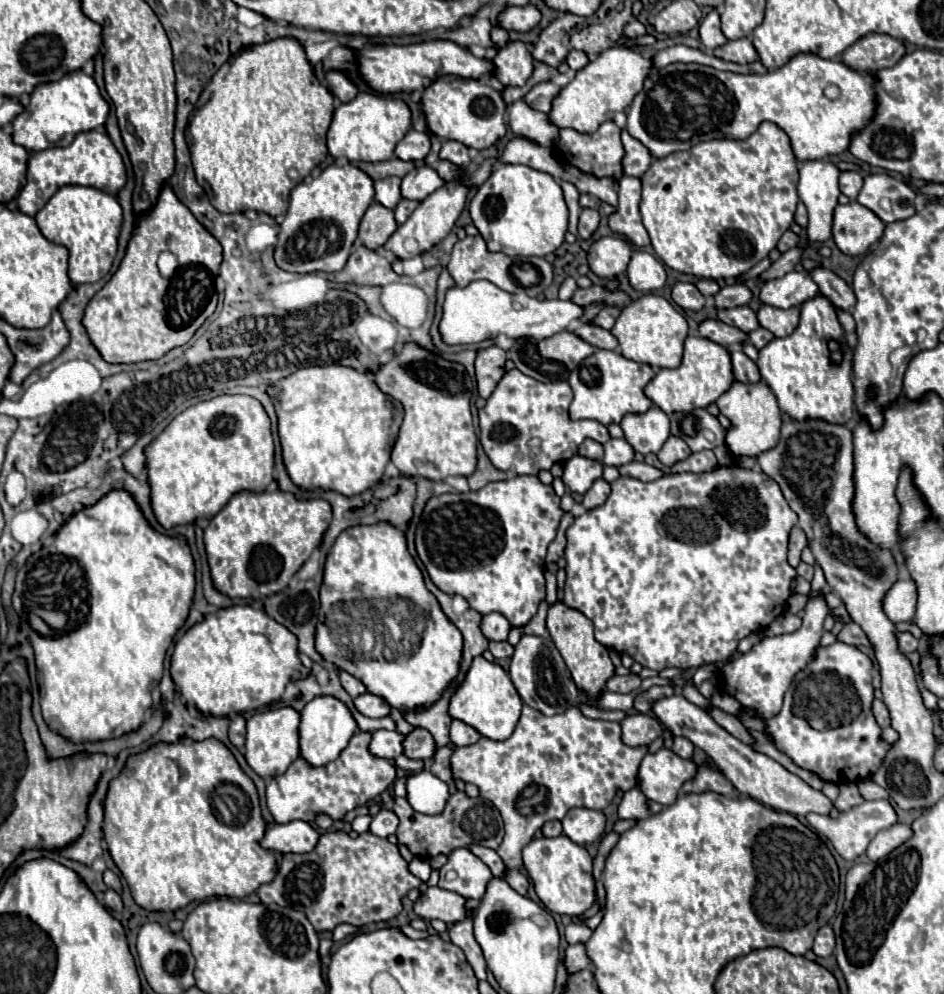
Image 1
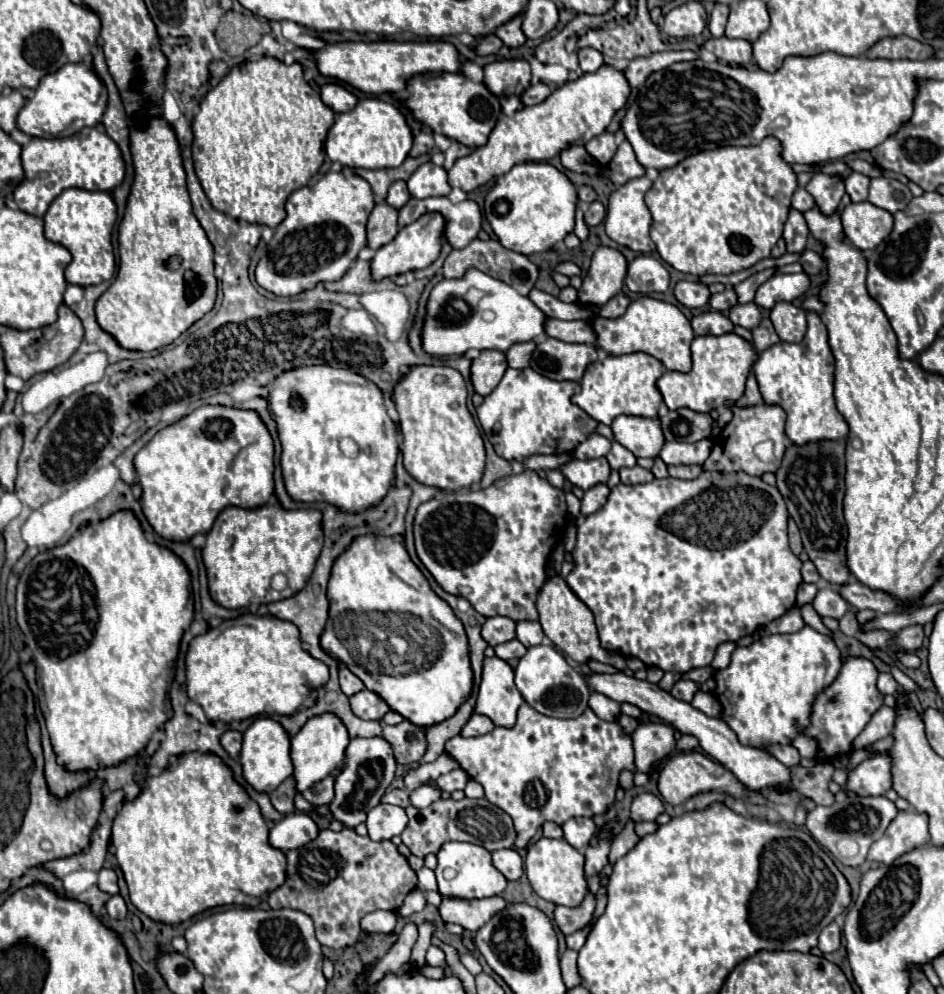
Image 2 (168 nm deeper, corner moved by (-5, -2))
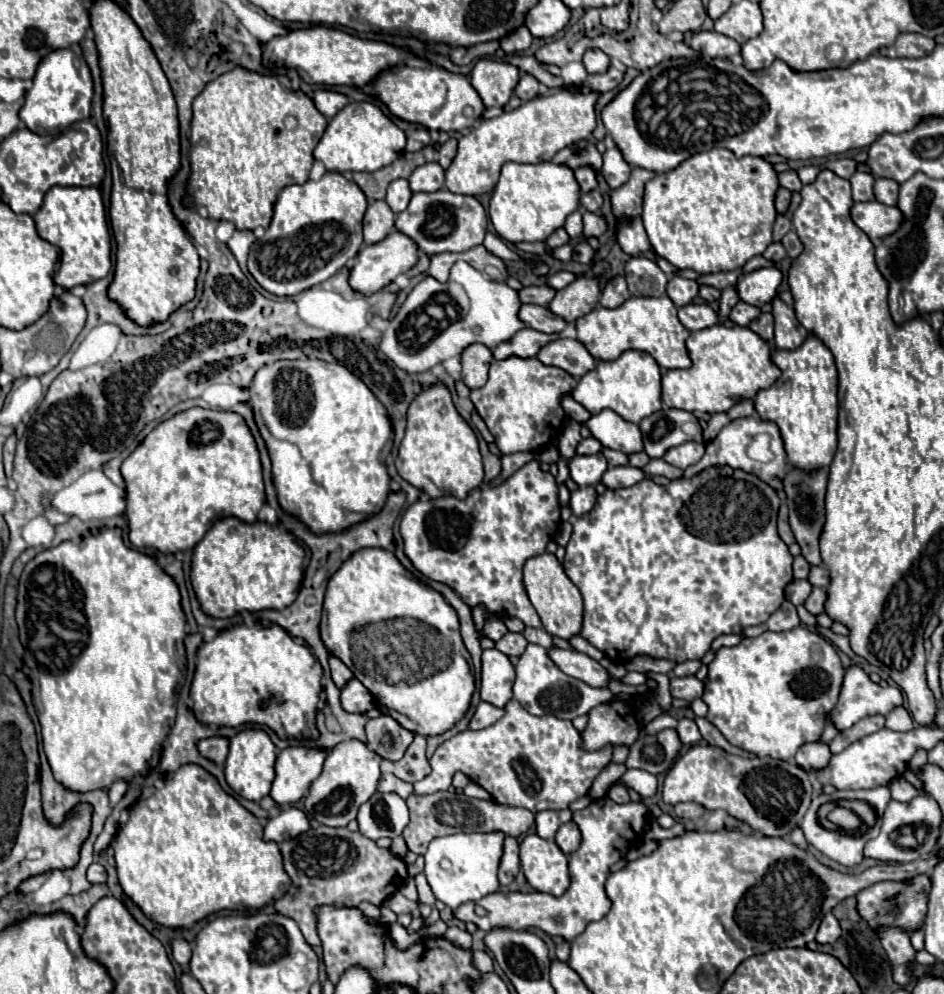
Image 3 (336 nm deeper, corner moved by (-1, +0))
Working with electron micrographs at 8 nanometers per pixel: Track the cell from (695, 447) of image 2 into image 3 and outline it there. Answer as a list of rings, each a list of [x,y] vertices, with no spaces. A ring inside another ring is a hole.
[[[684,442],[680,446],[674,446],[670,448],[666,454],[664,454],[664,460],[672,466],[678,466],[678,468],[688,468],[692,464],[696,464],[700,458],[704,456],[704,444],[702,442]]]

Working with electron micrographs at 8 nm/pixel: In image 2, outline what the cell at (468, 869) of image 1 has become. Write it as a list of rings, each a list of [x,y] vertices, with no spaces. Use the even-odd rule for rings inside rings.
[[[448,842],[444,844],[444,848],[440,848],[436,858],[438,858],[438,866],[434,872],[438,880],[438,892],[444,898],[458,898],[458,900],[488,898],[488,896],[498,896],[506,888],[506,878],[502,876],[500,870],[494,868],[492,856],[484,846],[468,844],[468,842]]]

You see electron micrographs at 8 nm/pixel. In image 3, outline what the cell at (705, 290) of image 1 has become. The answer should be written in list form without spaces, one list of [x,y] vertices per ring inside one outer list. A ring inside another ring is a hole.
[[[732,270],[732,272],[718,272],[718,274],[704,274],[698,278],[698,284],[704,286],[714,286],[718,290],[724,290],[728,286],[734,286],[738,282],[740,270]]]

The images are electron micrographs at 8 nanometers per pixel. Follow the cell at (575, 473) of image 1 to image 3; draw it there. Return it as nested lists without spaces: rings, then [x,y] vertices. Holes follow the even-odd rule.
[[[602,454],[574,456],[568,468],[570,468],[572,480],[578,486],[596,486],[606,472],[606,458]]]

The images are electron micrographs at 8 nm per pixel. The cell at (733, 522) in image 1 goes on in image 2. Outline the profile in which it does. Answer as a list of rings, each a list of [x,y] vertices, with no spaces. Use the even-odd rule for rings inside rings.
[[[702,472],[694,480],[678,480],[678,478],[664,478],[664,480],[654,480],[650,484],[618,484],[612,488],[608,502],[594,512],[592,516],[586,516],[580,526],[578,526],[578,542],[572,550],[574,558],[574,568],[568,574],[566,582],[572,588],[572,592],[592,610],[596,616],[596,626],[598,626],[598,638],[604,650],[614,650],[624,656],[636,656],[640,658],[646,666],[658,666],[660,670],[668,672],[688,672],[698,666],[708,666],[714,658],[716,648],[722,642],[736,642],[742,636],[754,634],[760,630],[764,624],[780,618],[788,608],[794,606],[796,602],[796,590],[802,582],[800,576],[800,566],[802,562],[798,556],[792,554],[788,548],[788,512],[784,498],[780,496],[778,488],[764,484],[756,476],[748,476],[744,472]]]

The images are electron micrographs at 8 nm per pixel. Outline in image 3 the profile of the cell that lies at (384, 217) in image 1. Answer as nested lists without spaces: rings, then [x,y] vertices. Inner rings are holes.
[[[376,200],[368,204],[364,216],[364,242],[376,244],[384,240],[394,230],[394,214],[384,200]]]

